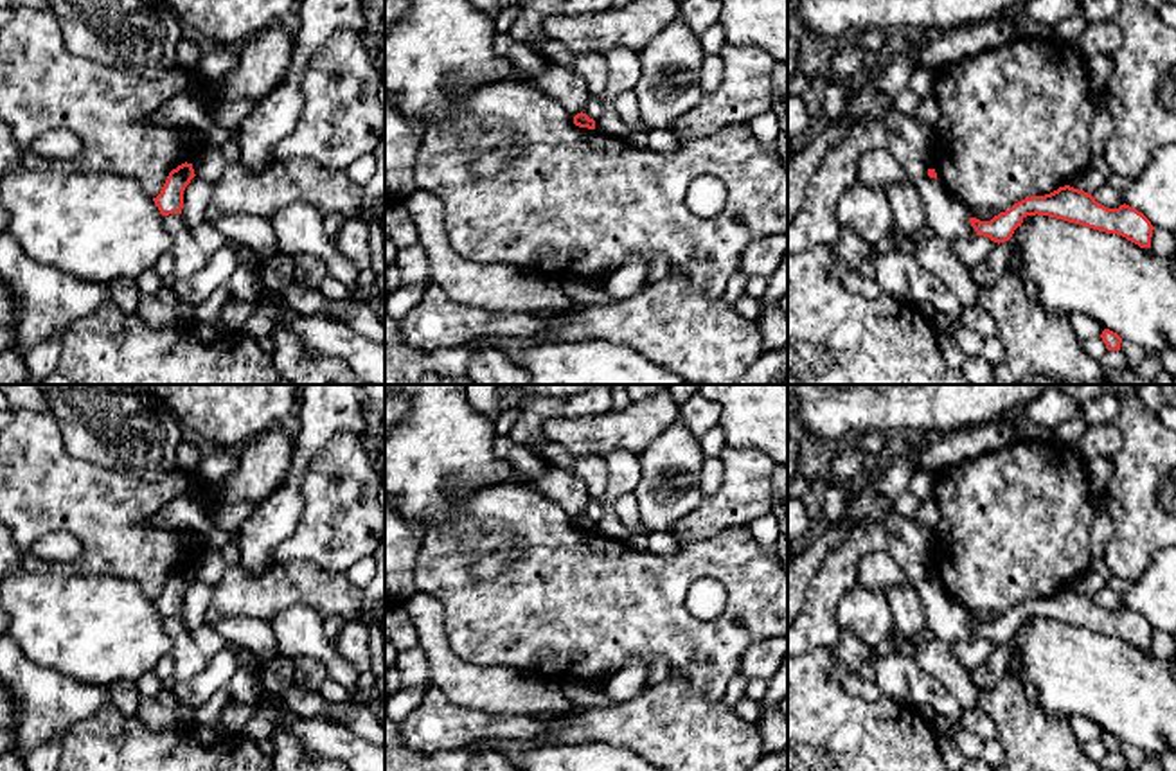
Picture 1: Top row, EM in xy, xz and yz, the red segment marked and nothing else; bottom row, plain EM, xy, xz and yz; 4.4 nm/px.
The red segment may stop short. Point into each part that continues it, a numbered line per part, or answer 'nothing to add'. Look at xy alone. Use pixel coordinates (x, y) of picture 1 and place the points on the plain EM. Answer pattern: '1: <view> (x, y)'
nothing to add

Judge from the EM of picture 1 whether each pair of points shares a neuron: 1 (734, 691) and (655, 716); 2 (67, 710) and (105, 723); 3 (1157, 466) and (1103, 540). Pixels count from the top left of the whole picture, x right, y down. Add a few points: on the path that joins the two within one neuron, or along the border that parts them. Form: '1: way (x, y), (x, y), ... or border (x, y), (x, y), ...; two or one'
1: border (721, 700), (732, 710); two
2: border (108, 703), (80, 719), (60, 741); two
3: border (1103, 504), (1113, 525), (1113, 540), (1103, 558); two

